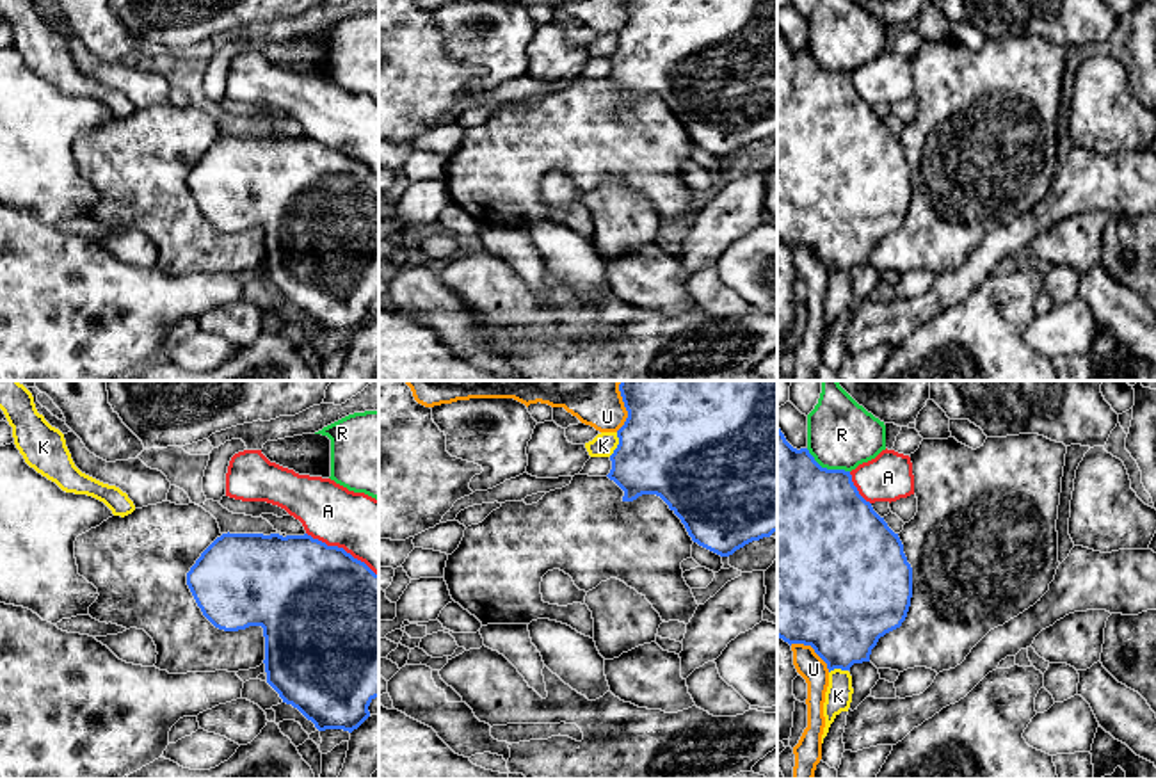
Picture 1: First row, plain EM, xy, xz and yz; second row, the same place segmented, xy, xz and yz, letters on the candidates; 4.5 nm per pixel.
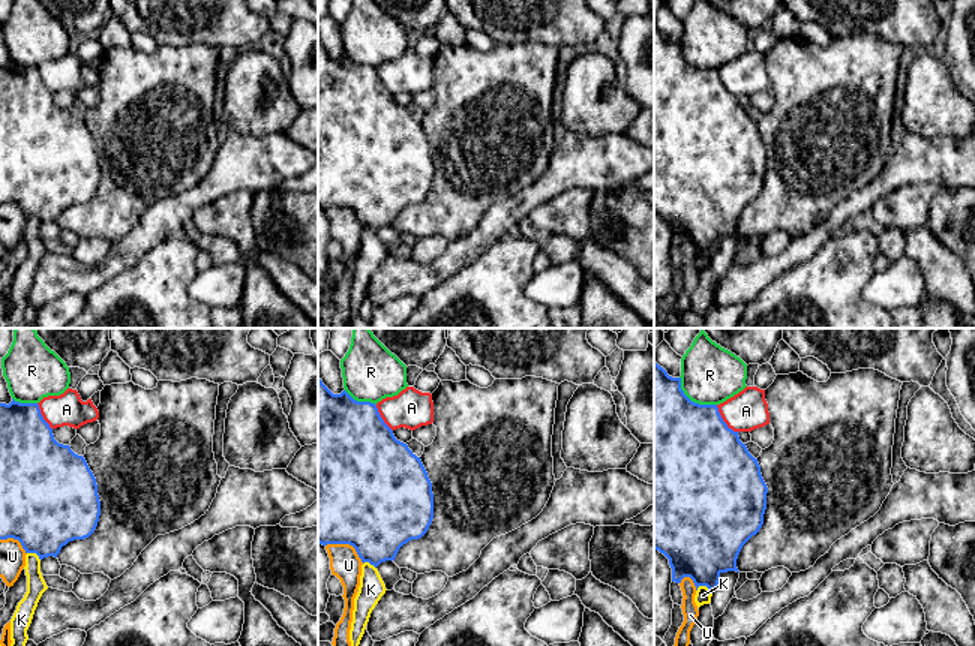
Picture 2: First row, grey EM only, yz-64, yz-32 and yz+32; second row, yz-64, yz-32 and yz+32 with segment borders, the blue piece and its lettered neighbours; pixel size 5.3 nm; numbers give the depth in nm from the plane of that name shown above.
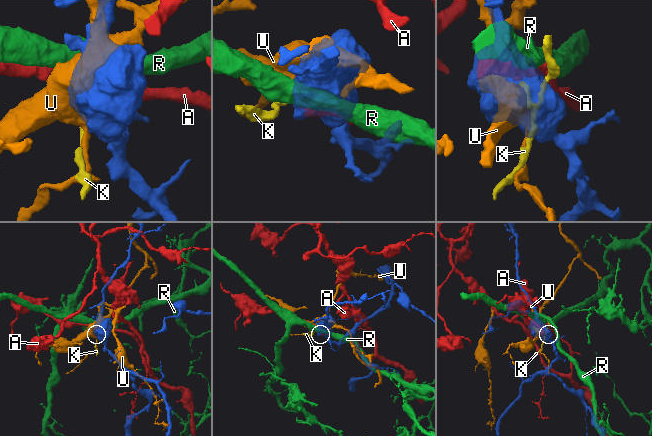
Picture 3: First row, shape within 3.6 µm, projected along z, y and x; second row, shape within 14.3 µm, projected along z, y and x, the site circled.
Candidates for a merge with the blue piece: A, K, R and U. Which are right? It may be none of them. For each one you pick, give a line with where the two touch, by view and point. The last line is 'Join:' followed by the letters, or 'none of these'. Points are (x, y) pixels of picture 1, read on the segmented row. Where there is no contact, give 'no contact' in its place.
Join: none of these

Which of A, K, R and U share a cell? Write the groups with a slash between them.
A / K / R / U

